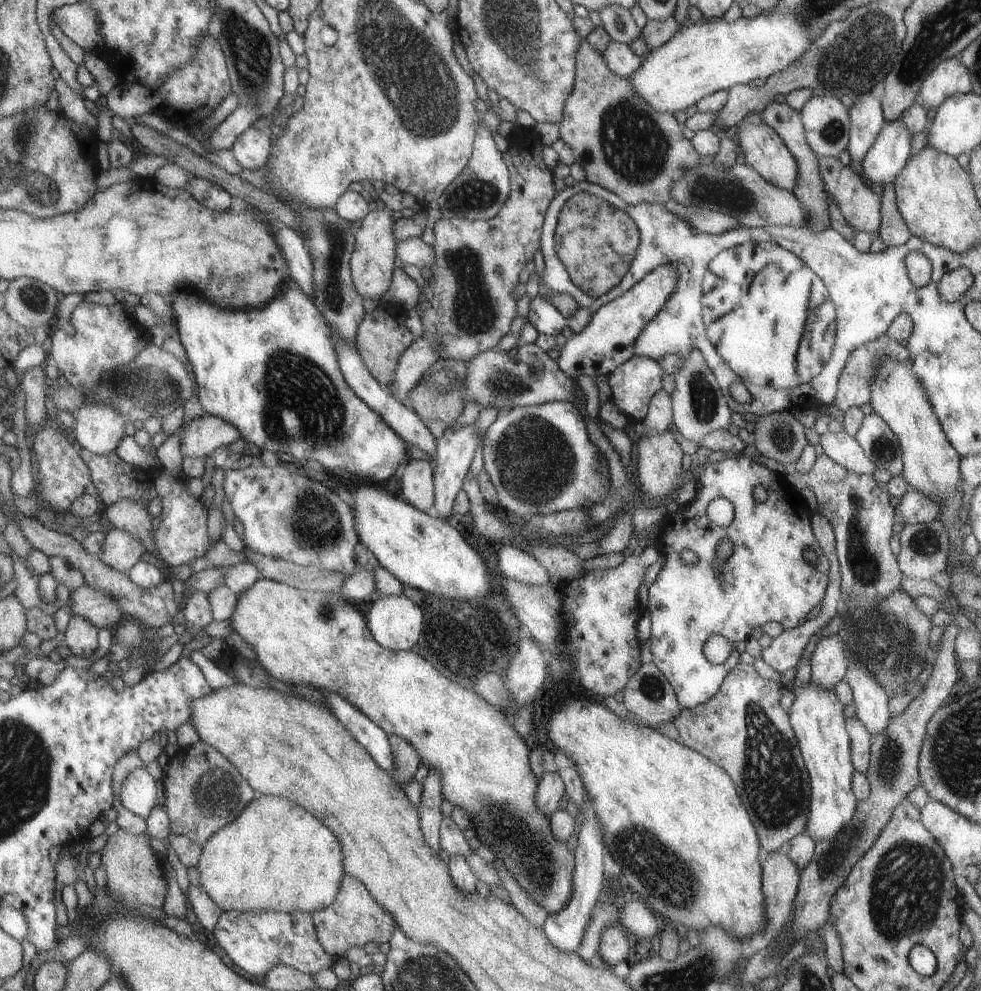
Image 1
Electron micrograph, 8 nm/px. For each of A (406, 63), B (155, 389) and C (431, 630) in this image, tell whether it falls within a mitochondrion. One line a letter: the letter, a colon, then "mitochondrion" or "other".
A: mitochondrion
B: mitochondrion
C: other

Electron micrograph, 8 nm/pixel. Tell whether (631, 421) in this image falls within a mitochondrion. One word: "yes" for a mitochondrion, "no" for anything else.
no

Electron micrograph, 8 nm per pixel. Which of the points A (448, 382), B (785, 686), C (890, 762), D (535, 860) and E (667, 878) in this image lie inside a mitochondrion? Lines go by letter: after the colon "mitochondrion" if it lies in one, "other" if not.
A: mitochondrion
B: other
C: mitochondrion
D: mitochondrion
E: mitochondrion

